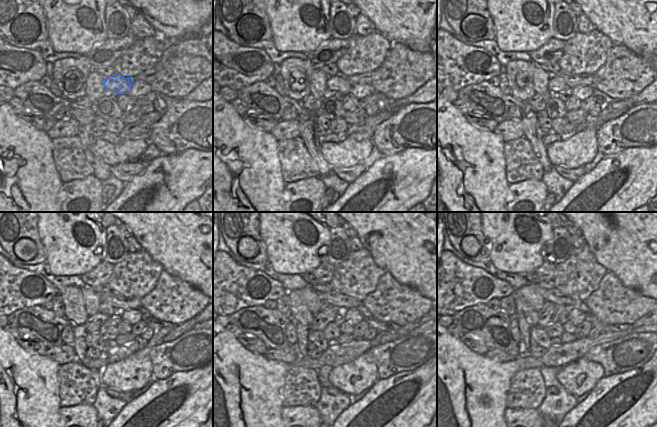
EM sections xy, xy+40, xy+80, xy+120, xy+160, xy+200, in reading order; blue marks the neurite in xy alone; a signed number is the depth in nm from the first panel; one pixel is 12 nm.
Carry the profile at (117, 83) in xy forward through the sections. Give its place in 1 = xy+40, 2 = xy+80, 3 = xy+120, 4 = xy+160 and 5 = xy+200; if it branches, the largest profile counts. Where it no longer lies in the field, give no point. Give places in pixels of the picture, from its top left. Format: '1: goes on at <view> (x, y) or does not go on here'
1: goes on at xy+40 (337, 83)
2: goes on at xy+80 (556, 84)
3: goes on at xy+120 (105, 308)
4: goes on at xy+160 (325, 306)
5: goes on at xy+200 (547, 303)

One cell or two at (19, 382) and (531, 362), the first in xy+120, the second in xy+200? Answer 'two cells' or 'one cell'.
one cell

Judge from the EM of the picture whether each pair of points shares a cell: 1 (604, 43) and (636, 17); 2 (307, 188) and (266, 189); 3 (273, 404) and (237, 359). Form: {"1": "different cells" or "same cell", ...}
{"1": "different cells", "2": "different cells", "3": "same cell"}

